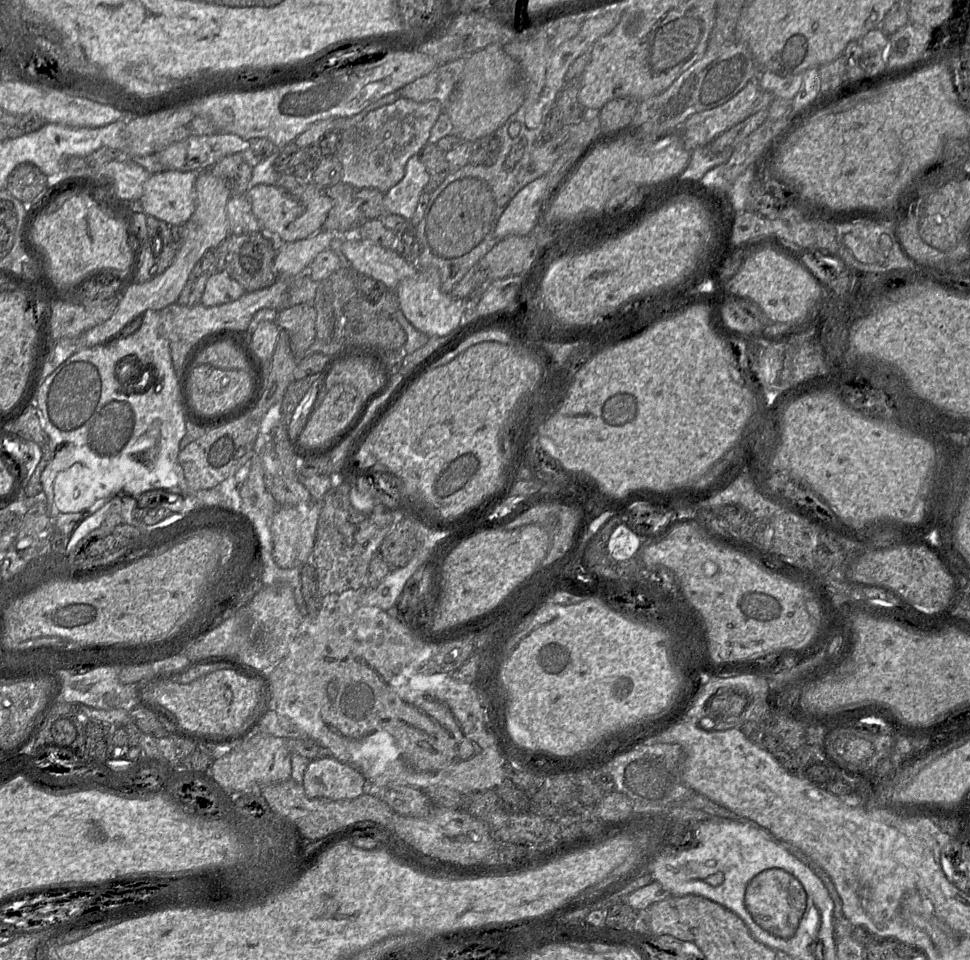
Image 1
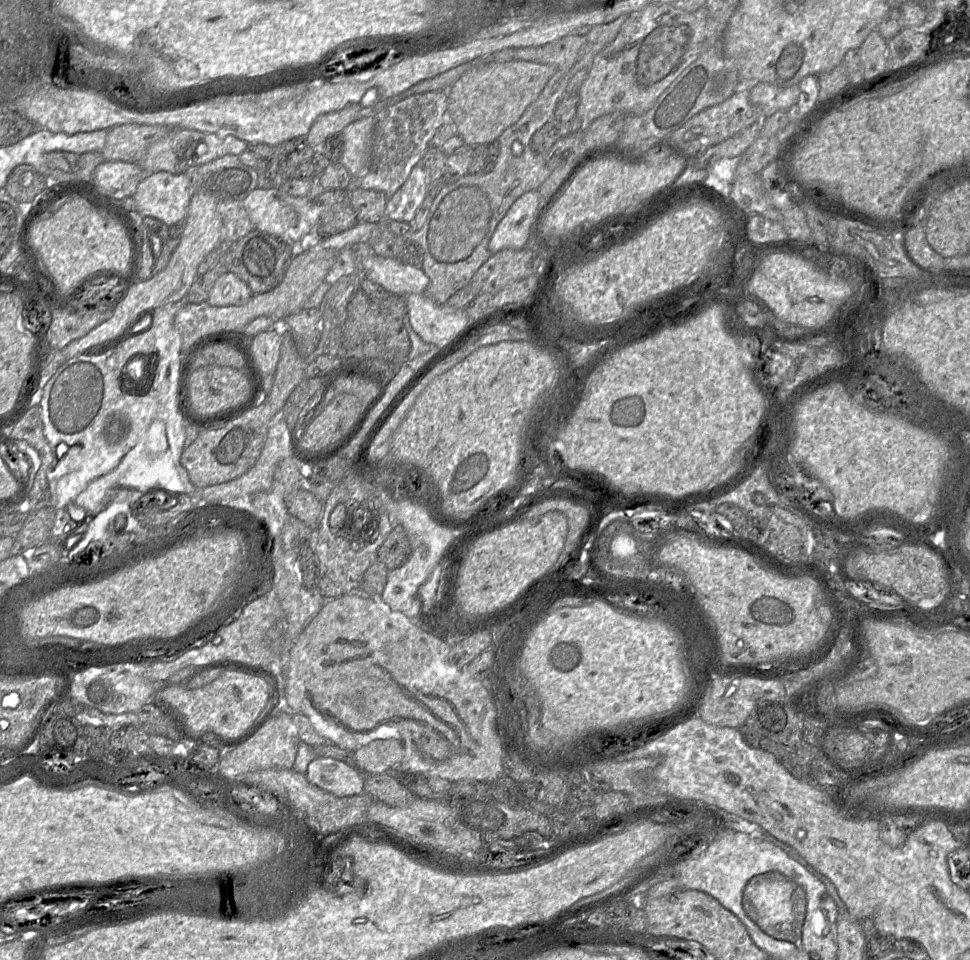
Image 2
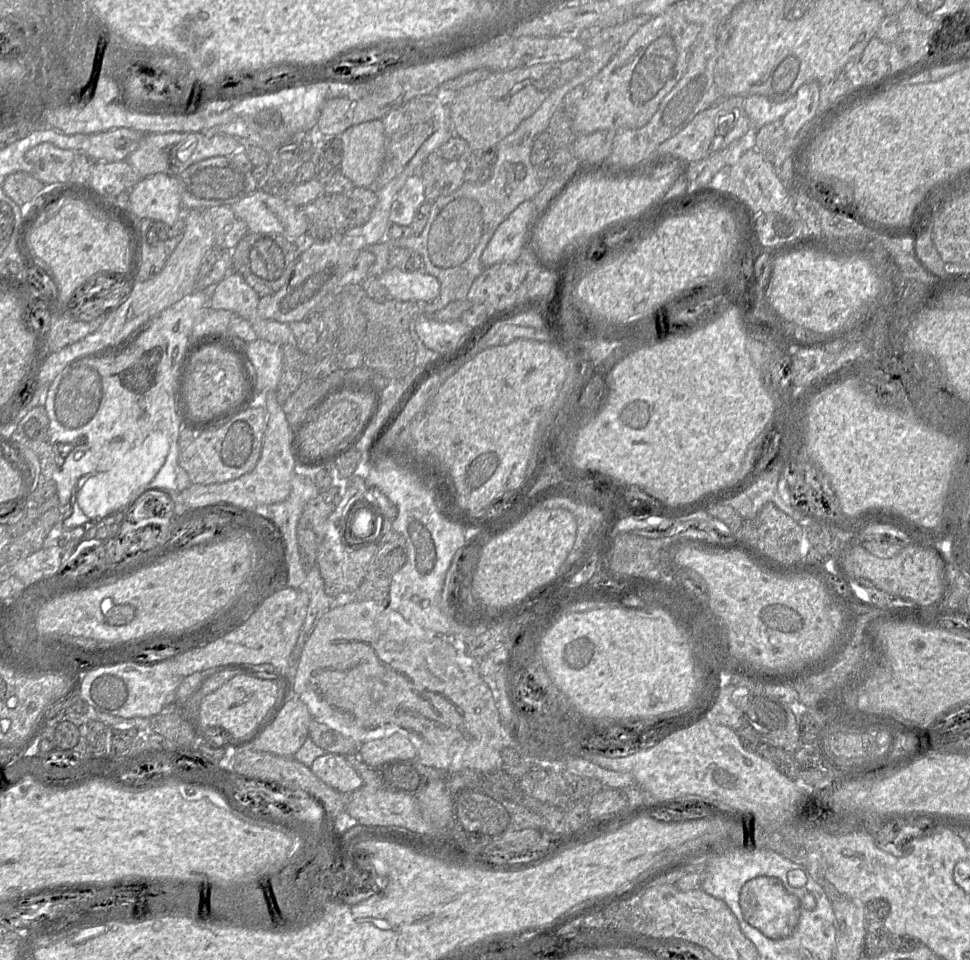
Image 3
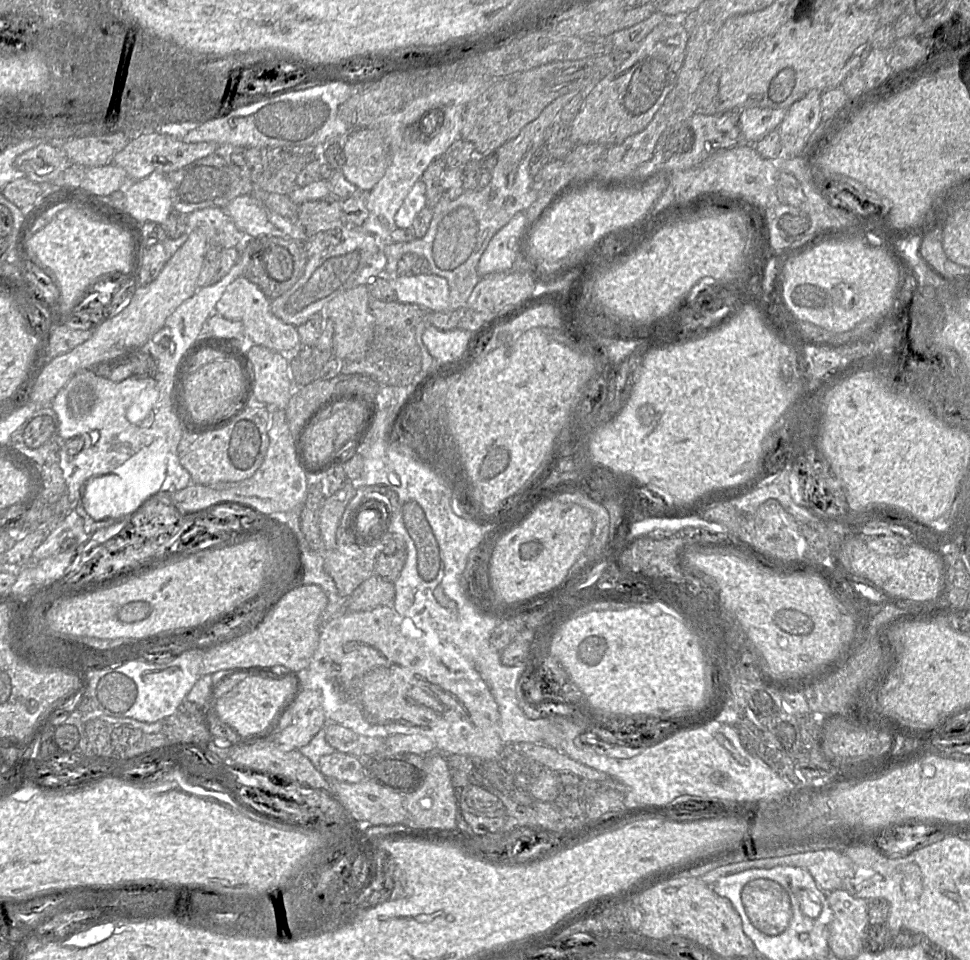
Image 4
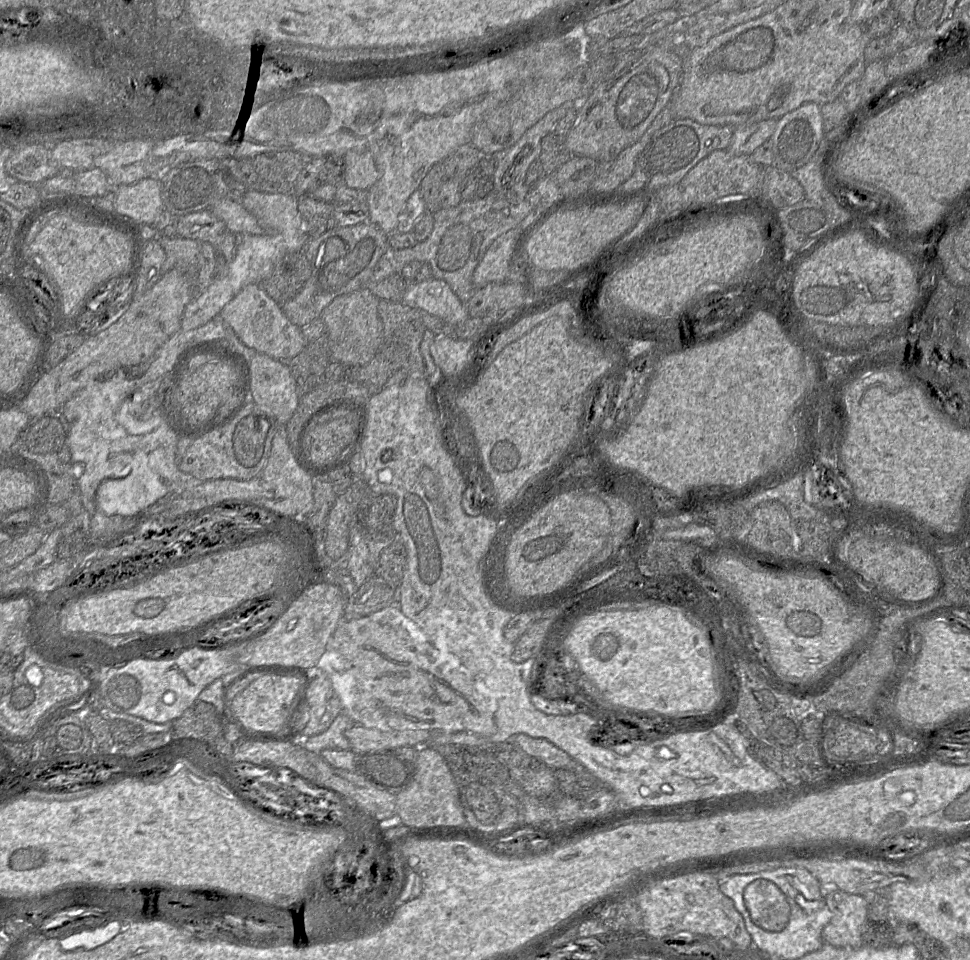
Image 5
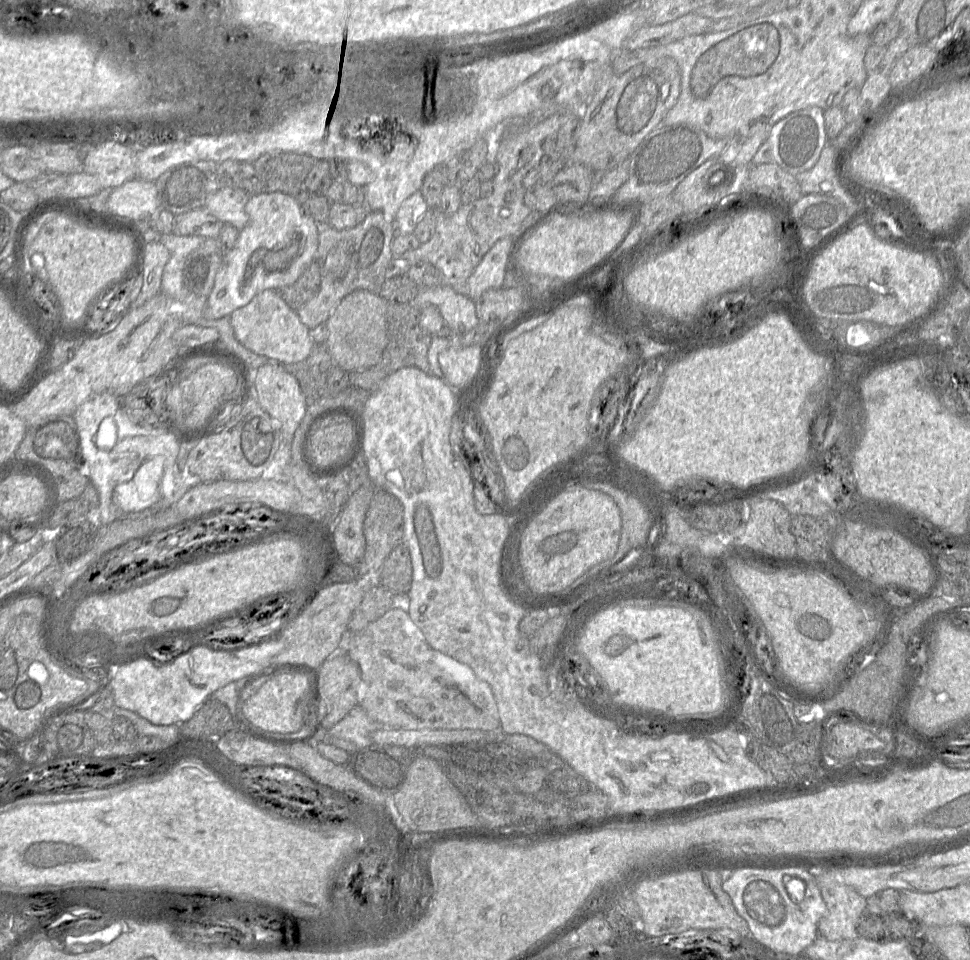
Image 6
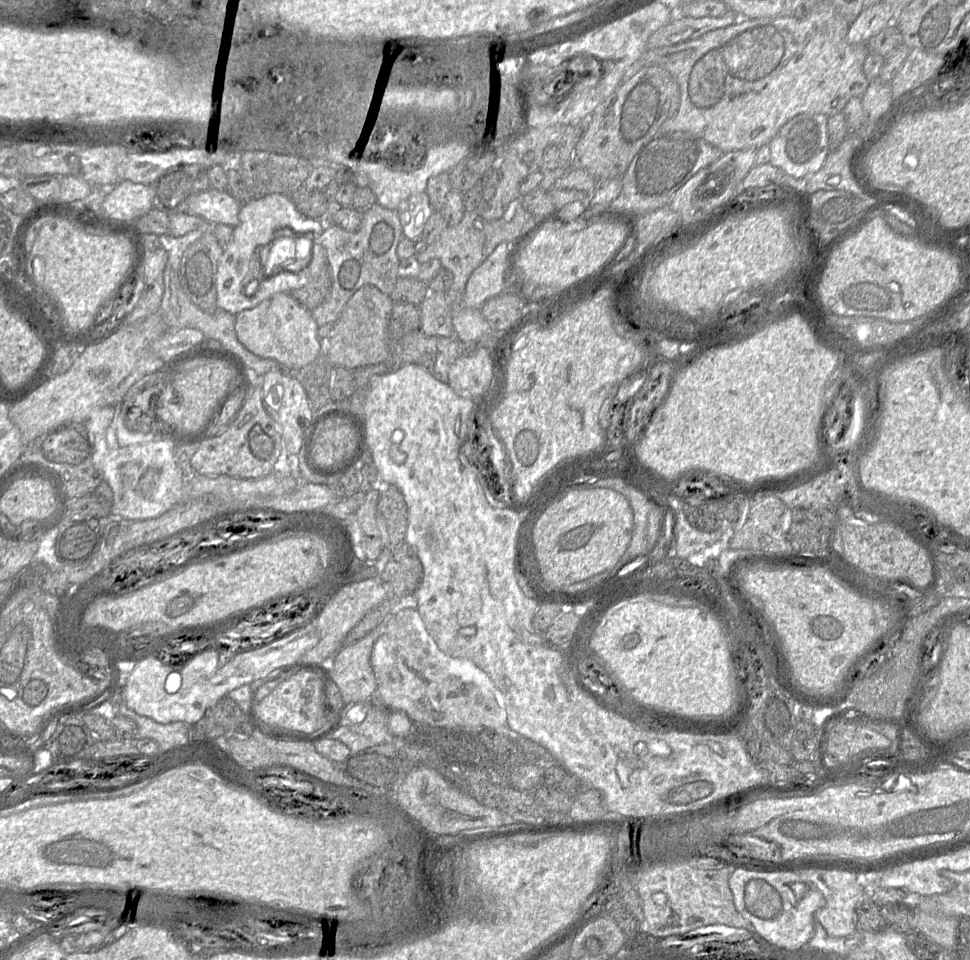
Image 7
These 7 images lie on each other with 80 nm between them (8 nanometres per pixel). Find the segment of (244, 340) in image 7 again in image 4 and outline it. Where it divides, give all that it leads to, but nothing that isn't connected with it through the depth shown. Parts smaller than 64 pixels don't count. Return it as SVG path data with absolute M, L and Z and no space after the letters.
M240 276L226 288L216 303L215 313L223 318L241 322L245 341L249 344L264 346L281 354L290 355L302 346L297 327L276 317L271 311L270 302L271 300L256 284L245 276Z

